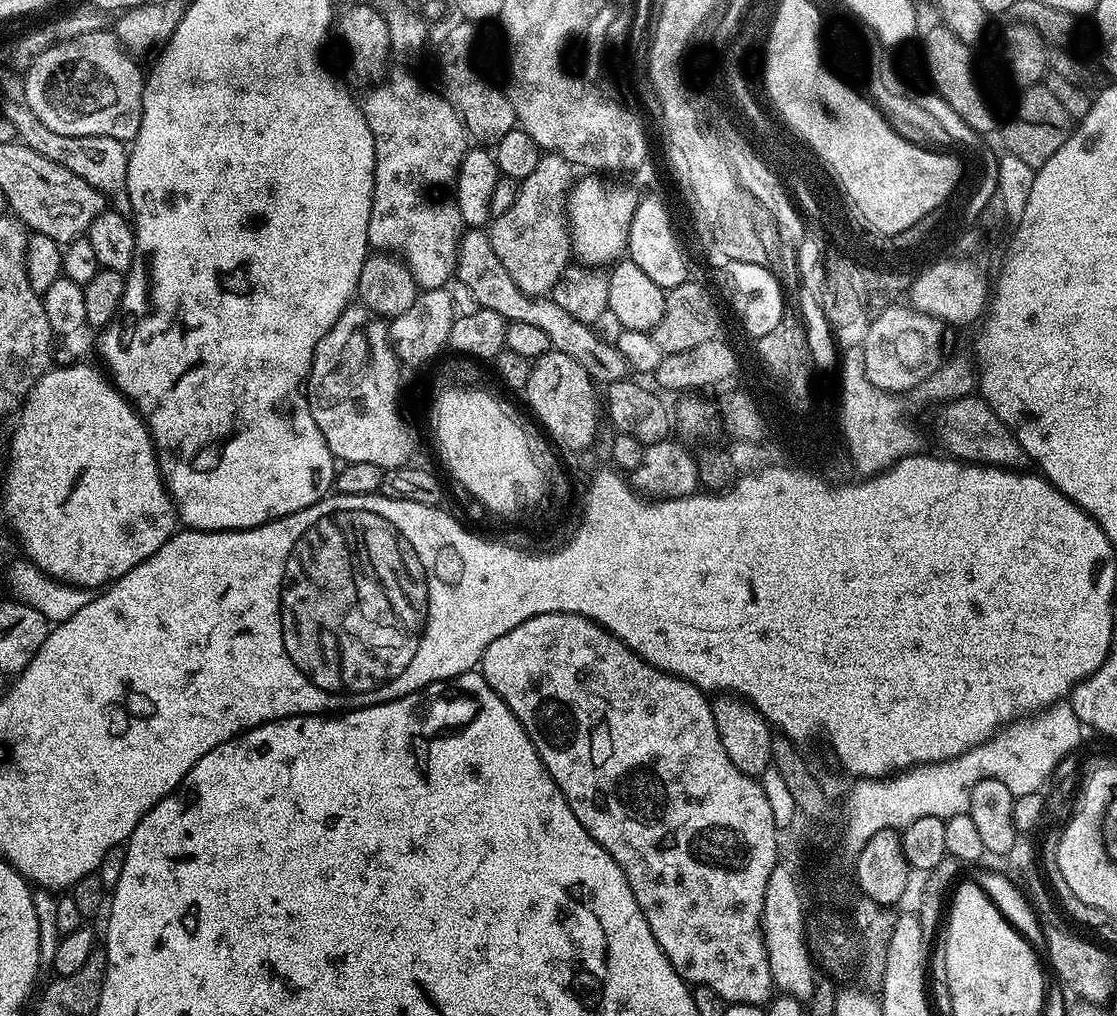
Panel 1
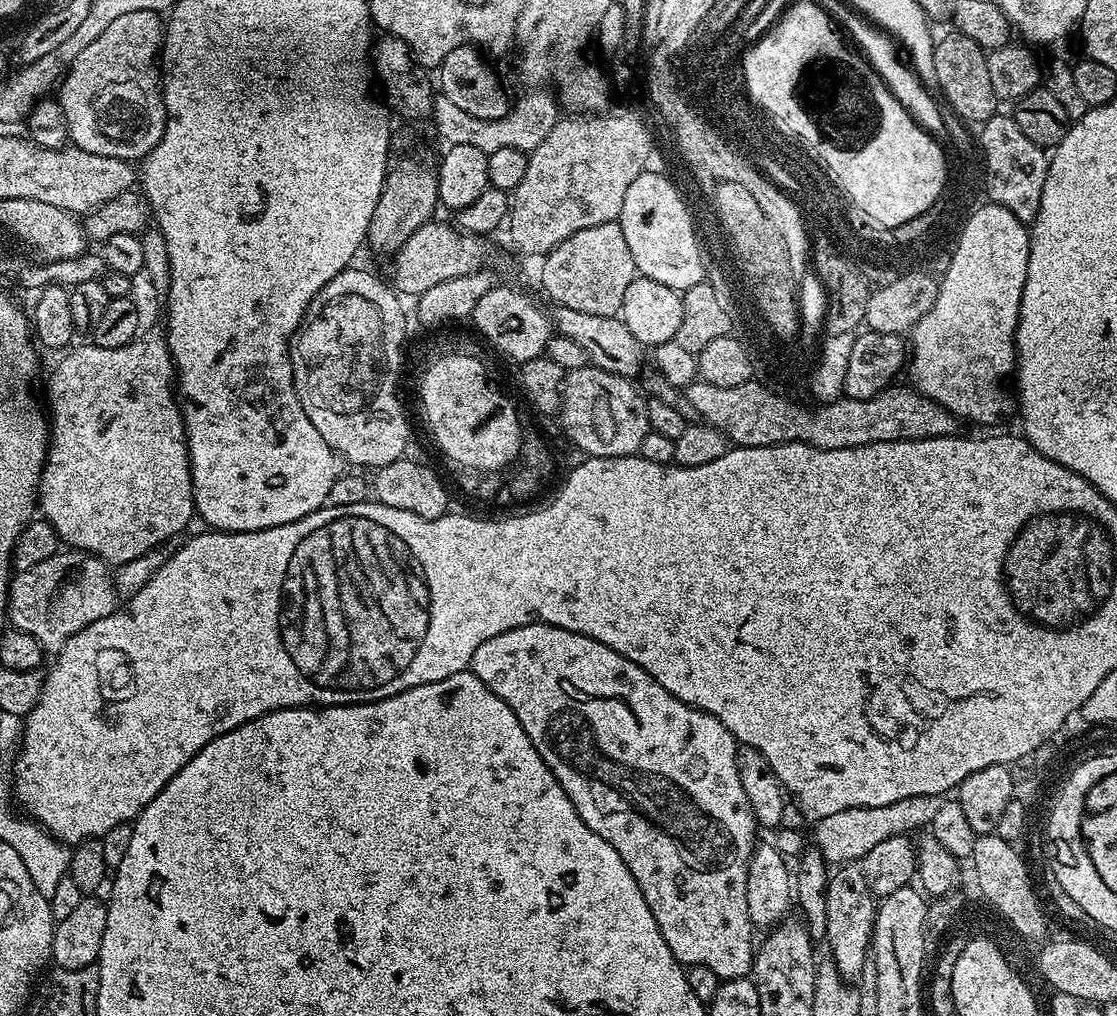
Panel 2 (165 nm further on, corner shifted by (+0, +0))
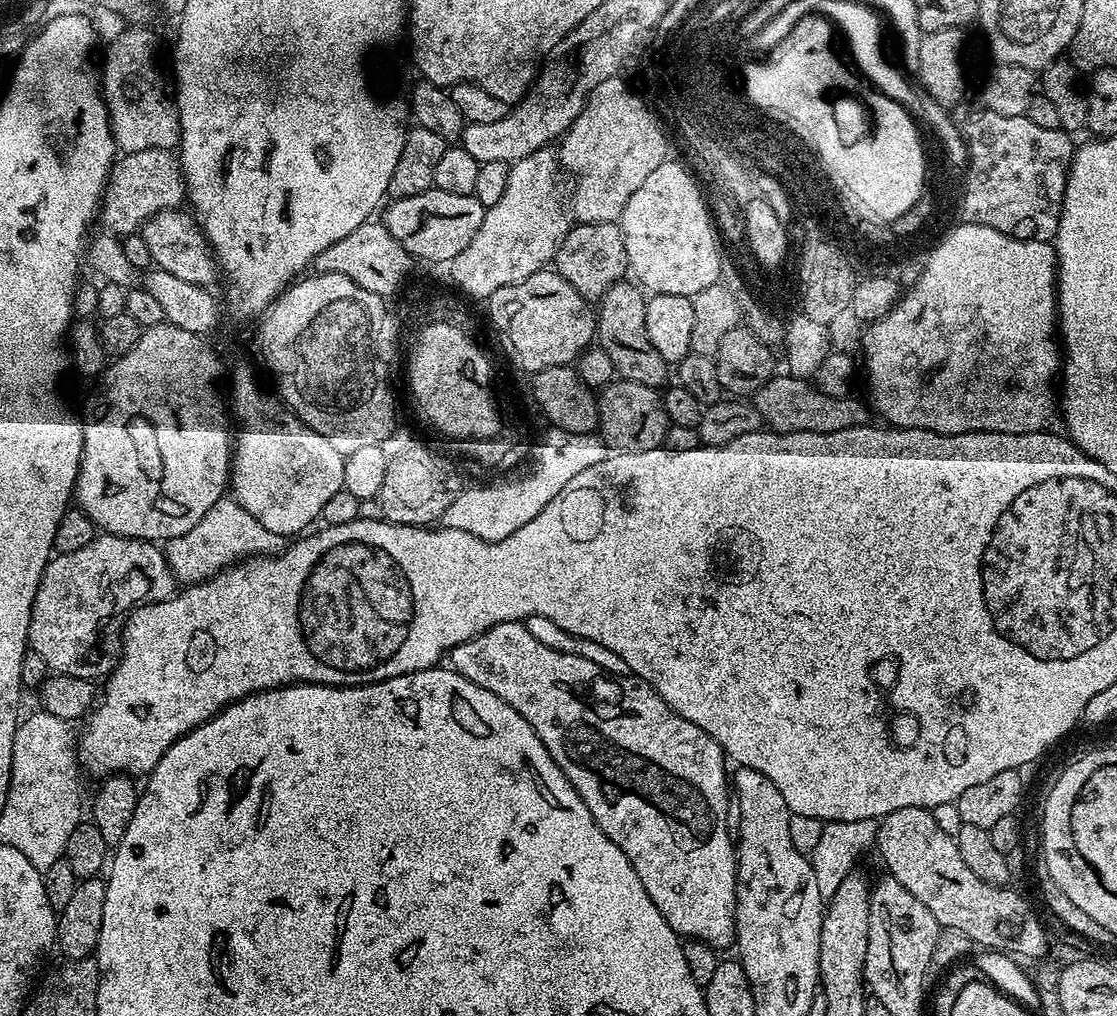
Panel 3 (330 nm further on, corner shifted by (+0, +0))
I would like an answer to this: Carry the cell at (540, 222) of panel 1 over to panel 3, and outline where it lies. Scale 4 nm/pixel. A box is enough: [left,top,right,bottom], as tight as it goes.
[558,74,664,223]

